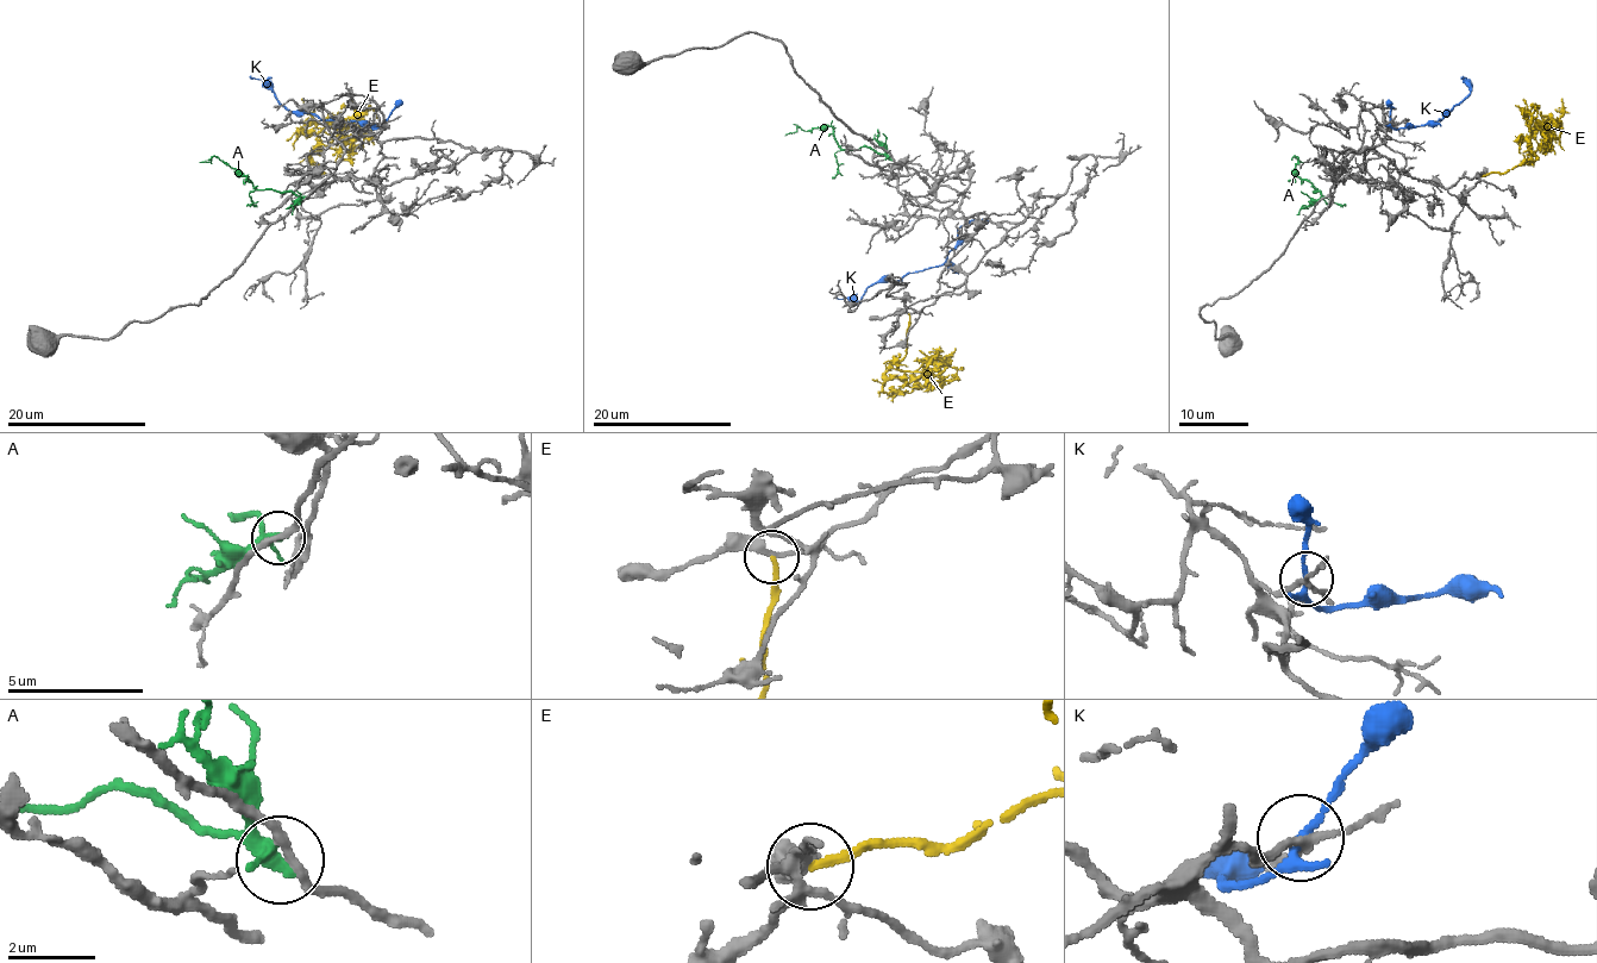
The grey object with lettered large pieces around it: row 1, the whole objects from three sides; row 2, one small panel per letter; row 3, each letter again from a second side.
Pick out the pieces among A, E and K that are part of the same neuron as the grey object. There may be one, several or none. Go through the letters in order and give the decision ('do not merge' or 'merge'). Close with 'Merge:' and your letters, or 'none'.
A: do not merge
E: do not merge
K: do not merge
Merge: none

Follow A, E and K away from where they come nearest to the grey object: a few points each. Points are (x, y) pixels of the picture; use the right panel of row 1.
A: (1325, 198), (1314, 192), (1316, 188), (1309, 182), (1294, 175), (1298, 160), (1295, 156), (1302, 163)
E: (1482, 176), (1505, 173), (1541, 147), (1542, 127), (1534, 119), (1530, 157), (1519, 164)
K: (1391, 120), (1391, 126), (1396, 127), (1434, 123), (1470, 93), (1463, 75)

